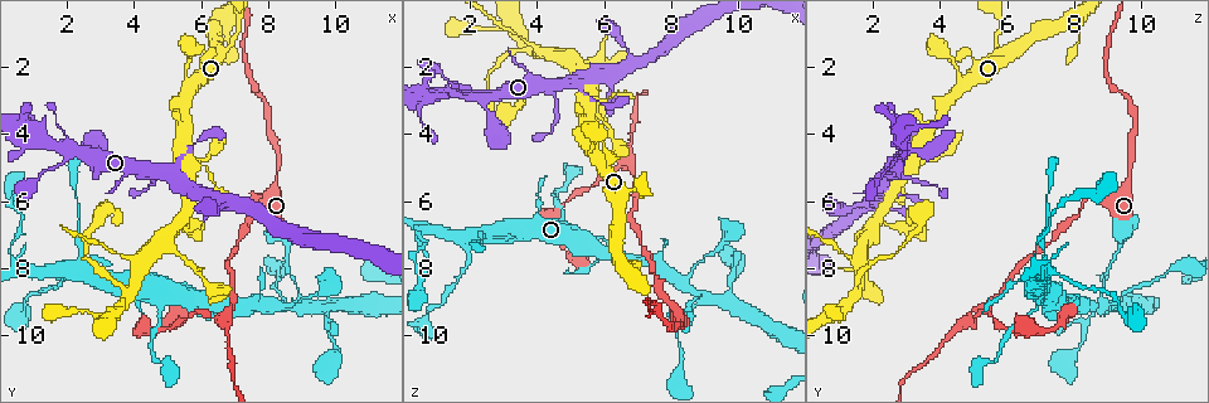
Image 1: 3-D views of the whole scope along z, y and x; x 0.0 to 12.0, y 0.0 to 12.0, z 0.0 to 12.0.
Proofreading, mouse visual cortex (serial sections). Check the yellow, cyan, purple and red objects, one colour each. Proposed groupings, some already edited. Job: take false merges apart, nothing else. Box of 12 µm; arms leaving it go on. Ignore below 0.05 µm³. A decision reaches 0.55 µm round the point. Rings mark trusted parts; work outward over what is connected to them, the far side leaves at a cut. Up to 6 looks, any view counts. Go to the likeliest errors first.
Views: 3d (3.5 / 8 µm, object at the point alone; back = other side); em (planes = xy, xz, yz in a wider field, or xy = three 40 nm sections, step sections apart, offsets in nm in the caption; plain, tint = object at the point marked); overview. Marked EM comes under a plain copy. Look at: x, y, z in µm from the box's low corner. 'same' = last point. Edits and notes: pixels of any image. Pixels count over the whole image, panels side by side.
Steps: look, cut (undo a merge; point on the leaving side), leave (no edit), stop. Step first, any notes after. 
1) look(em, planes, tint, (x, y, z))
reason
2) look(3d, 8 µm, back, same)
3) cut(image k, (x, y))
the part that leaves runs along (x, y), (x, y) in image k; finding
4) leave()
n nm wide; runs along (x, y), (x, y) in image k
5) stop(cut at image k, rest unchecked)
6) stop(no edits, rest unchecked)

look(3d, 8 µm, back, (6.6, 9.4, 4.9))
three-way junction

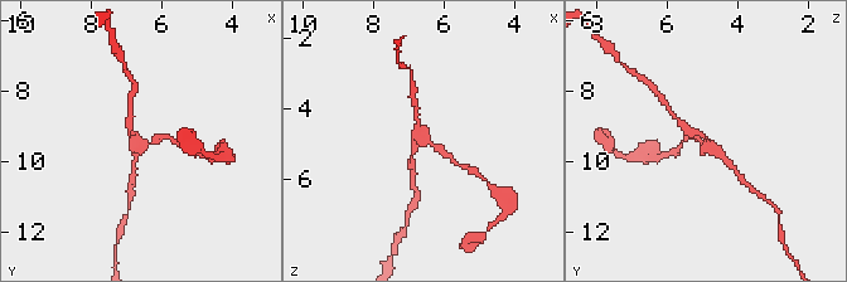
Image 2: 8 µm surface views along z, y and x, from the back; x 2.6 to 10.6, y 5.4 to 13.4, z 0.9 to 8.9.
look(em, xy, step 2, tint, (6.6, 9.4, 4.9))
3 arms; arms of 200, 200, 200 nm; need the tissue

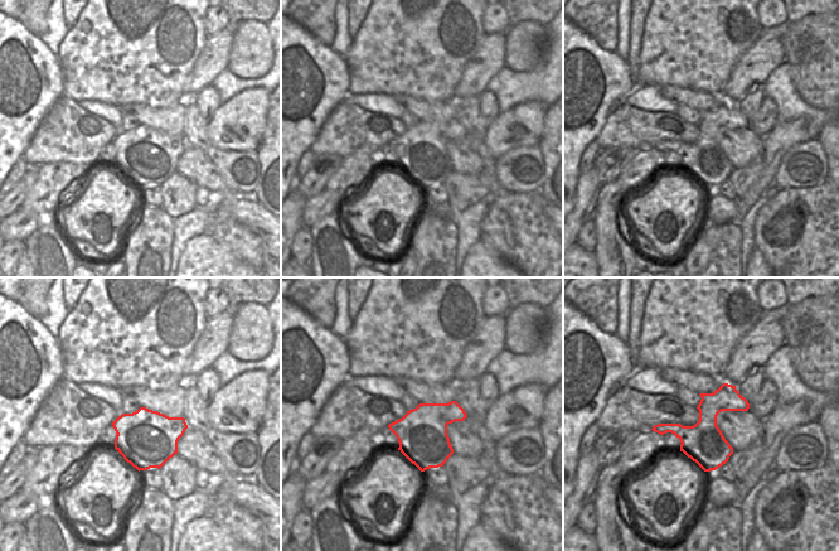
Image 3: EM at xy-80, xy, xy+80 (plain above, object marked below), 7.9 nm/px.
leave()
400 nm wide; runs along (127, 125), (143, 144), (169, 136) in image 2; one cell here

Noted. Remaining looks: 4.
look(3d, 3.5 µm, (2.0, 8.1, 7.2))

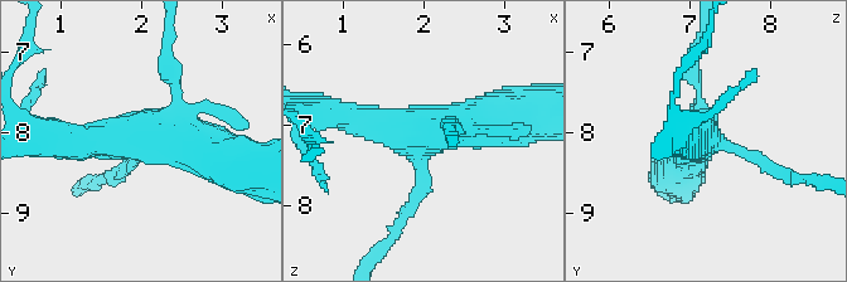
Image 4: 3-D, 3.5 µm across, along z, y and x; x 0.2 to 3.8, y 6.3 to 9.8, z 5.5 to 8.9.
leave()
arms of 150, 150, 400, 600 nm; runs along (226, 159), (159, 140), (58, 144) in image 4; continuous, no second cell

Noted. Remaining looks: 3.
look(3d, 3.5 µm, back, (8.9, 9.1, 8.8))
thin arm on a thick one

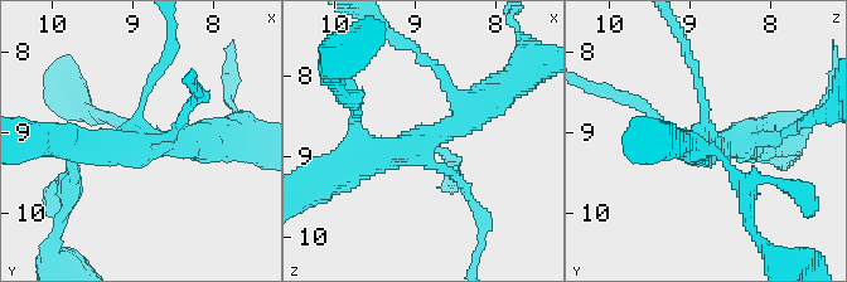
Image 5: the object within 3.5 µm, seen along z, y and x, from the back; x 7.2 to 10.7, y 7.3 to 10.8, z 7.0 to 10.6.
look(em, xy, step 1, tint, (8.90, 9.15, 8.85))
4 arms; arms of 100, 150, 350, 450 nm

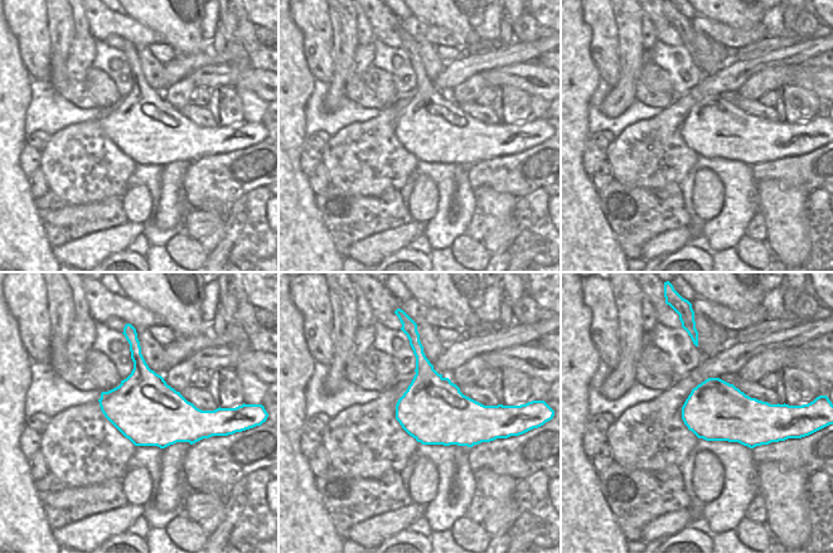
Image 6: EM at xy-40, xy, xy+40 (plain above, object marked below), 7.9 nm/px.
leave()
runs along (493, 93), (422, 145), (345, 165) in image 5; one cell here

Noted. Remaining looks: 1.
stop(no edits, rest unchecked)

